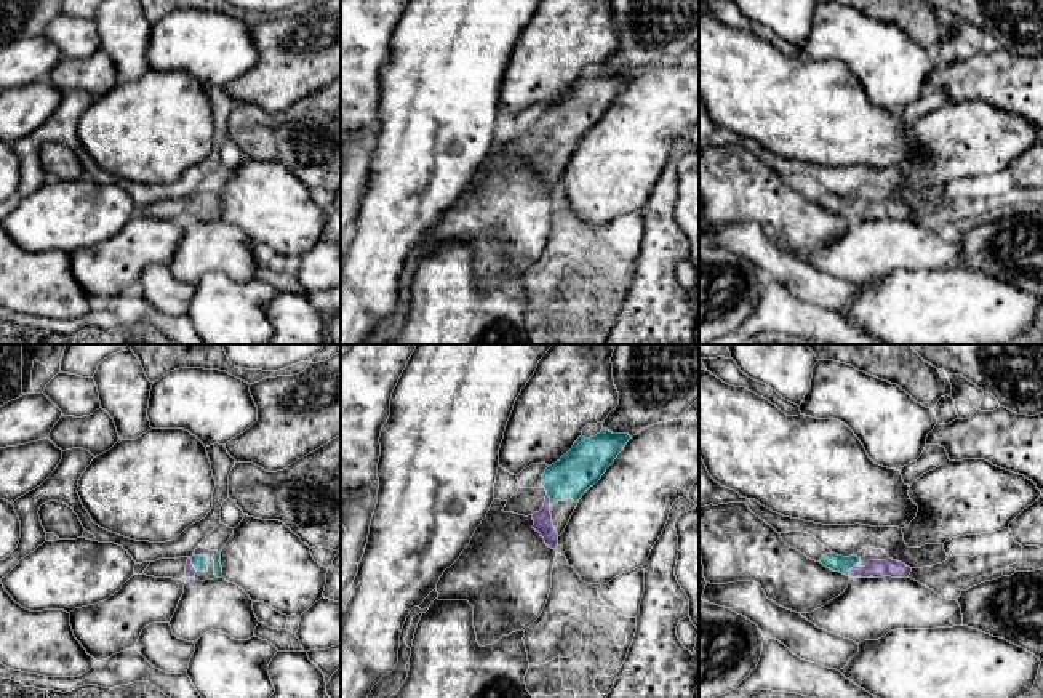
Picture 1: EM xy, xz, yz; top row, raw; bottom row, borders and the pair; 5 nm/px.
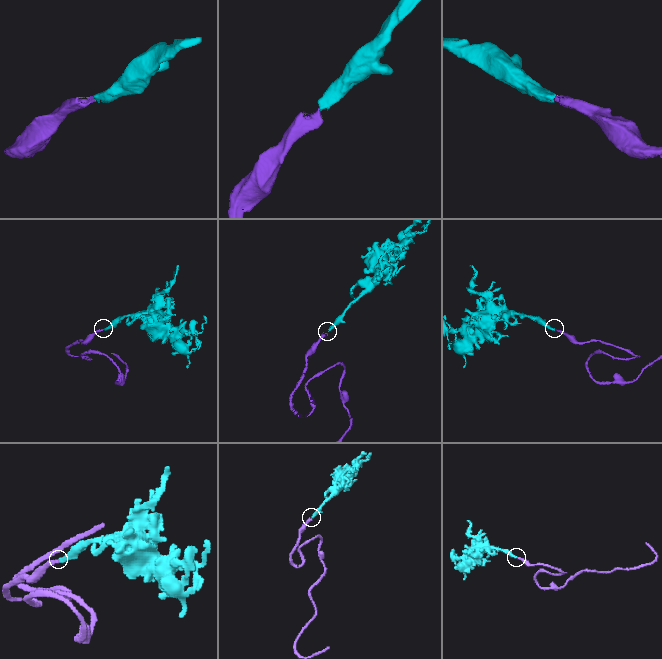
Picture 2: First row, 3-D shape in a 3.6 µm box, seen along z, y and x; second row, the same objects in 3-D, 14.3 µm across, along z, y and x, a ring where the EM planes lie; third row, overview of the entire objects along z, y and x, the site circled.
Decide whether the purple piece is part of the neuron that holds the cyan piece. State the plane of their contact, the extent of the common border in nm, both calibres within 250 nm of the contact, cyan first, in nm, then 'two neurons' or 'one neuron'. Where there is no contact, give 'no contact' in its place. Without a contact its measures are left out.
yz | 80 nm | 90/90 nm | one neuron

